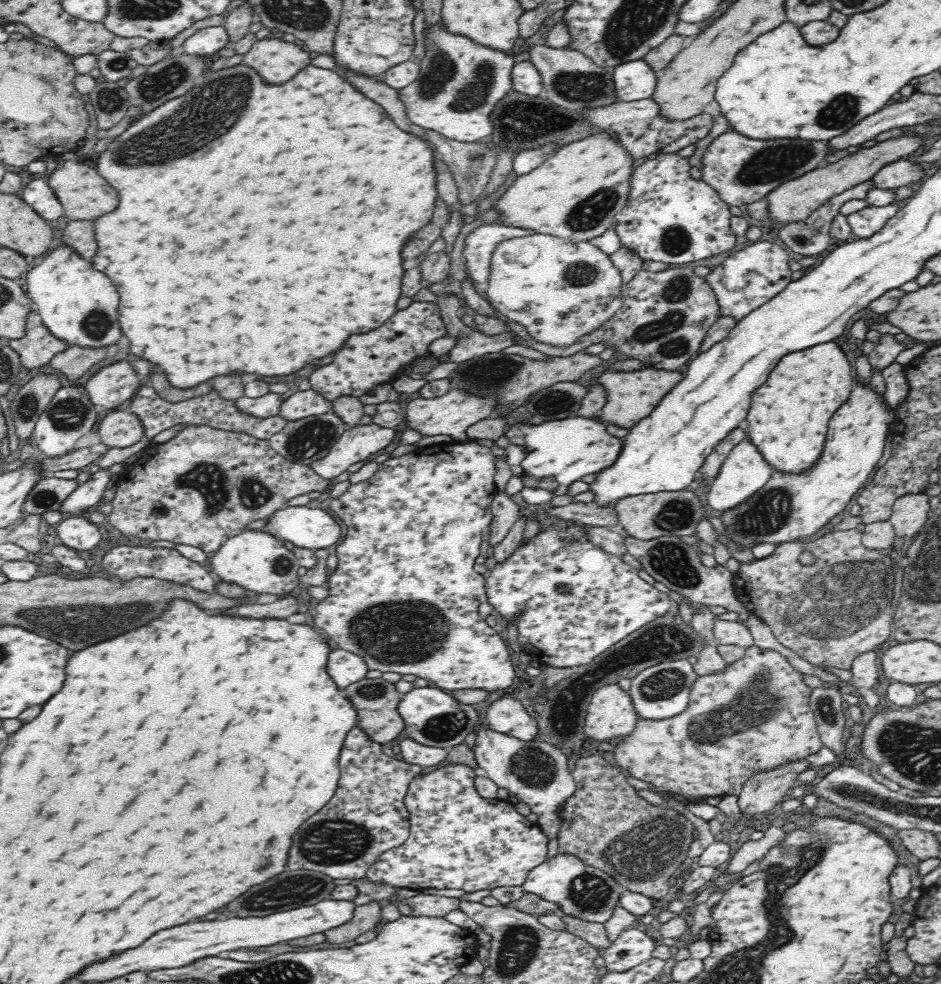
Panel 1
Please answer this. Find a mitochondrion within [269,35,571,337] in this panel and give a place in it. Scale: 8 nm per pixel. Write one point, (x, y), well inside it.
(440, 78)

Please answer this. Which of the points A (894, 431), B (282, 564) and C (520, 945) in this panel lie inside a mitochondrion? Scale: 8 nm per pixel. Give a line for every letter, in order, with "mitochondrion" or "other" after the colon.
A: other
B: mitochondrion
C: mitochondrion

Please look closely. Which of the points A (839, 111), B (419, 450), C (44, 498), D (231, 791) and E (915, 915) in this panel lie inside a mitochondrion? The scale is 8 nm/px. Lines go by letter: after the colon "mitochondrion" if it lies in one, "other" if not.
A: mitochondrion
B: other
C: mitochondrion
D: other
E: other

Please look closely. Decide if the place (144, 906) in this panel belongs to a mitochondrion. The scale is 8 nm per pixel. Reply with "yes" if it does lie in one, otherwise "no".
no

